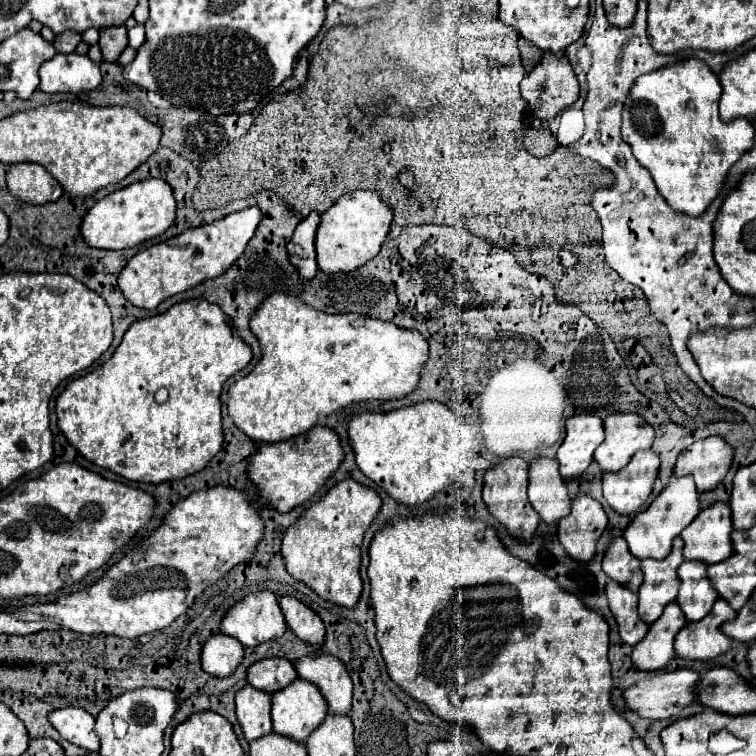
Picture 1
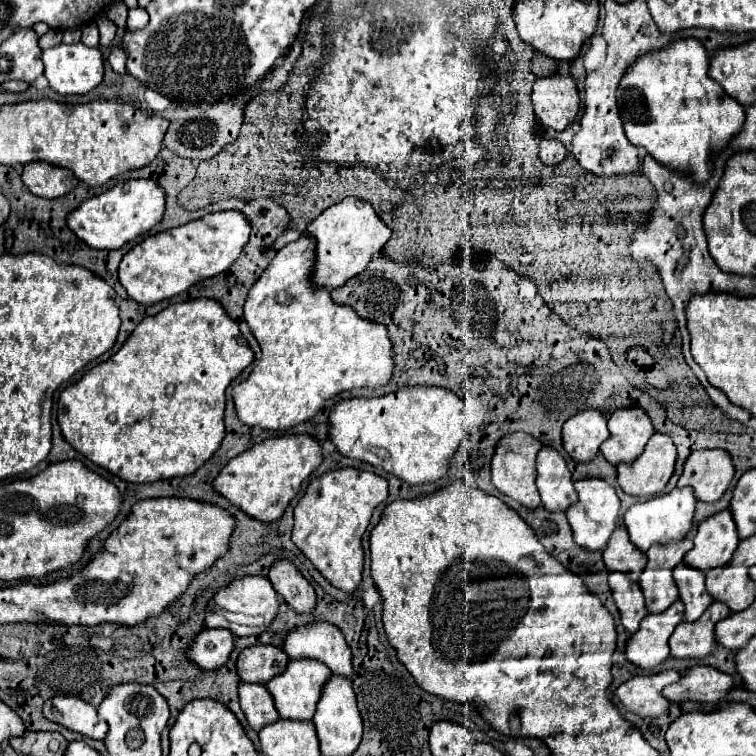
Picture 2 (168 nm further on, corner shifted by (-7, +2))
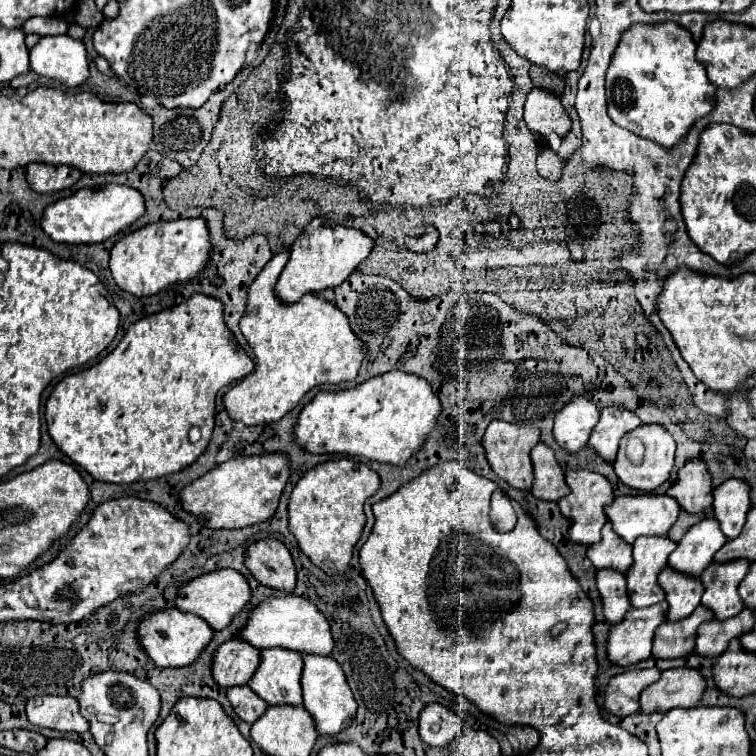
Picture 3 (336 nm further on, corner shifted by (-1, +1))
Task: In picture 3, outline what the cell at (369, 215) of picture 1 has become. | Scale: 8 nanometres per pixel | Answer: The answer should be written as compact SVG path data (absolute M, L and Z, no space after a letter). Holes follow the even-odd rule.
M311 220L289 250L289 262L283 268L279 282L275 284L275 294L283 304L293 304L305 294L317 294L327 288L337 288L369 256L371 248L373 240L361 230L345 228L329 220Z

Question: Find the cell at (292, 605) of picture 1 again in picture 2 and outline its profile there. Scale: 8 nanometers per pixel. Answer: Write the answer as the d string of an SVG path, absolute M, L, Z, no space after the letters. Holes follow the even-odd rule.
M277 561L269 571L269 581L273 583L273 589L281 595L281 599L297 613L313 613L317 595L293 563Z

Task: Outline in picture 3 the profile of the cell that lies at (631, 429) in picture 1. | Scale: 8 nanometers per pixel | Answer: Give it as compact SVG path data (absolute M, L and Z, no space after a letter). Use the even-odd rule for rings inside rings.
M621 406L603 408L601 418L599 418L599 422L593 428L593 434L589 438L589 444L597 450L597 454L603 460L613 462L617 456L619 440L623 438L623 434L637 428L639 424L641 424L641 420L633 412L629 412Z

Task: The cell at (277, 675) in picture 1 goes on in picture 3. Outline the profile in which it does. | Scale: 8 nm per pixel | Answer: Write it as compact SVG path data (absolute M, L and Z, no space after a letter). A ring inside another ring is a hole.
M231 638L213 652L213 678L221 688L243 686L255 674L259 650L239 638Z

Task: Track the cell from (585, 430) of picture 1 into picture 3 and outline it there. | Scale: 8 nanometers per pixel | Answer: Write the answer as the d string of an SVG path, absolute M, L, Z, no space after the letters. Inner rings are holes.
M575 398L555 414L553 436L557 444L567 452L579 452L593 432L599 420L599 408L593 400Z

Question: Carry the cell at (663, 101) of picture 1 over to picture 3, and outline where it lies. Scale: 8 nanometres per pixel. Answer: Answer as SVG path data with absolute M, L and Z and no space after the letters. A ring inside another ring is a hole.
M657 22L657 24L633 24L621 34L621 40L613 52L613 60L607 68L607 108L615 124L635 132L641 138L655 140L657 144L671 148L675 146L693 126L695 120L703 118L711 110L711 96L717 90L705 72L705 64L695 58L695 42L691 34L677 22Z

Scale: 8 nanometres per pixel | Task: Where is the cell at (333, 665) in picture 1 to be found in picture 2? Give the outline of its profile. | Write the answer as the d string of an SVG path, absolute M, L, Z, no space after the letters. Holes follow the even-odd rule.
M311 623L301 629L289 633L283 651L291 659L309 657L315 661L325 663L333 675L353 679L353 665L351 665L351 651L345 643L343 633L329 625L329 623Z

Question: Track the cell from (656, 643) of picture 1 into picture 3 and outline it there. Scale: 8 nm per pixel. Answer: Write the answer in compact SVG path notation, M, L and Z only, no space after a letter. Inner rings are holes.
M653 604L651 608L631 608L621 624L611 626L607 638L607 658L613 664L629 668L651 656L653 634L665 622L667 604Z

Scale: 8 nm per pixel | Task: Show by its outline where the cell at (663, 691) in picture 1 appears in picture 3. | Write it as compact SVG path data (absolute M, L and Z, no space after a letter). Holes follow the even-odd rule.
M635 668L613 676L605 688L603 706L619 718L637 714L641 690L659 680L659 676L661 676L659 668Z

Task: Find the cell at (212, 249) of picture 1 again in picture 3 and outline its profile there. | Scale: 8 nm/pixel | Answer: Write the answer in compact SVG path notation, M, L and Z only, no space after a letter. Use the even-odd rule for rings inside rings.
M185 218L147 224L123 236L111 248L109 268L117 286L133 296L153 296L169 284L197 276L209 260L209 232L203 218Z

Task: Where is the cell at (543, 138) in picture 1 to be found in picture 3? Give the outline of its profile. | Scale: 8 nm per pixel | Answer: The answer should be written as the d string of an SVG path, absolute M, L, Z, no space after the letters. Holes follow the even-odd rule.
M549 148L541 150L539 156L537 156L537 170L543 178L551 180L551 182L557 182L561 178L561 170L563 170L563 160Z

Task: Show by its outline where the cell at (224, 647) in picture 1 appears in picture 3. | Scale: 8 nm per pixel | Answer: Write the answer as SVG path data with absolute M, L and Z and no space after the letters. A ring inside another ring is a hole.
M163 608L153 614L145 614L137 624L137 640L143 652L161 668L181 668L195 662L201 650L211 642L213 628L205 620L193 616L191 612L181 612L179 608Z

